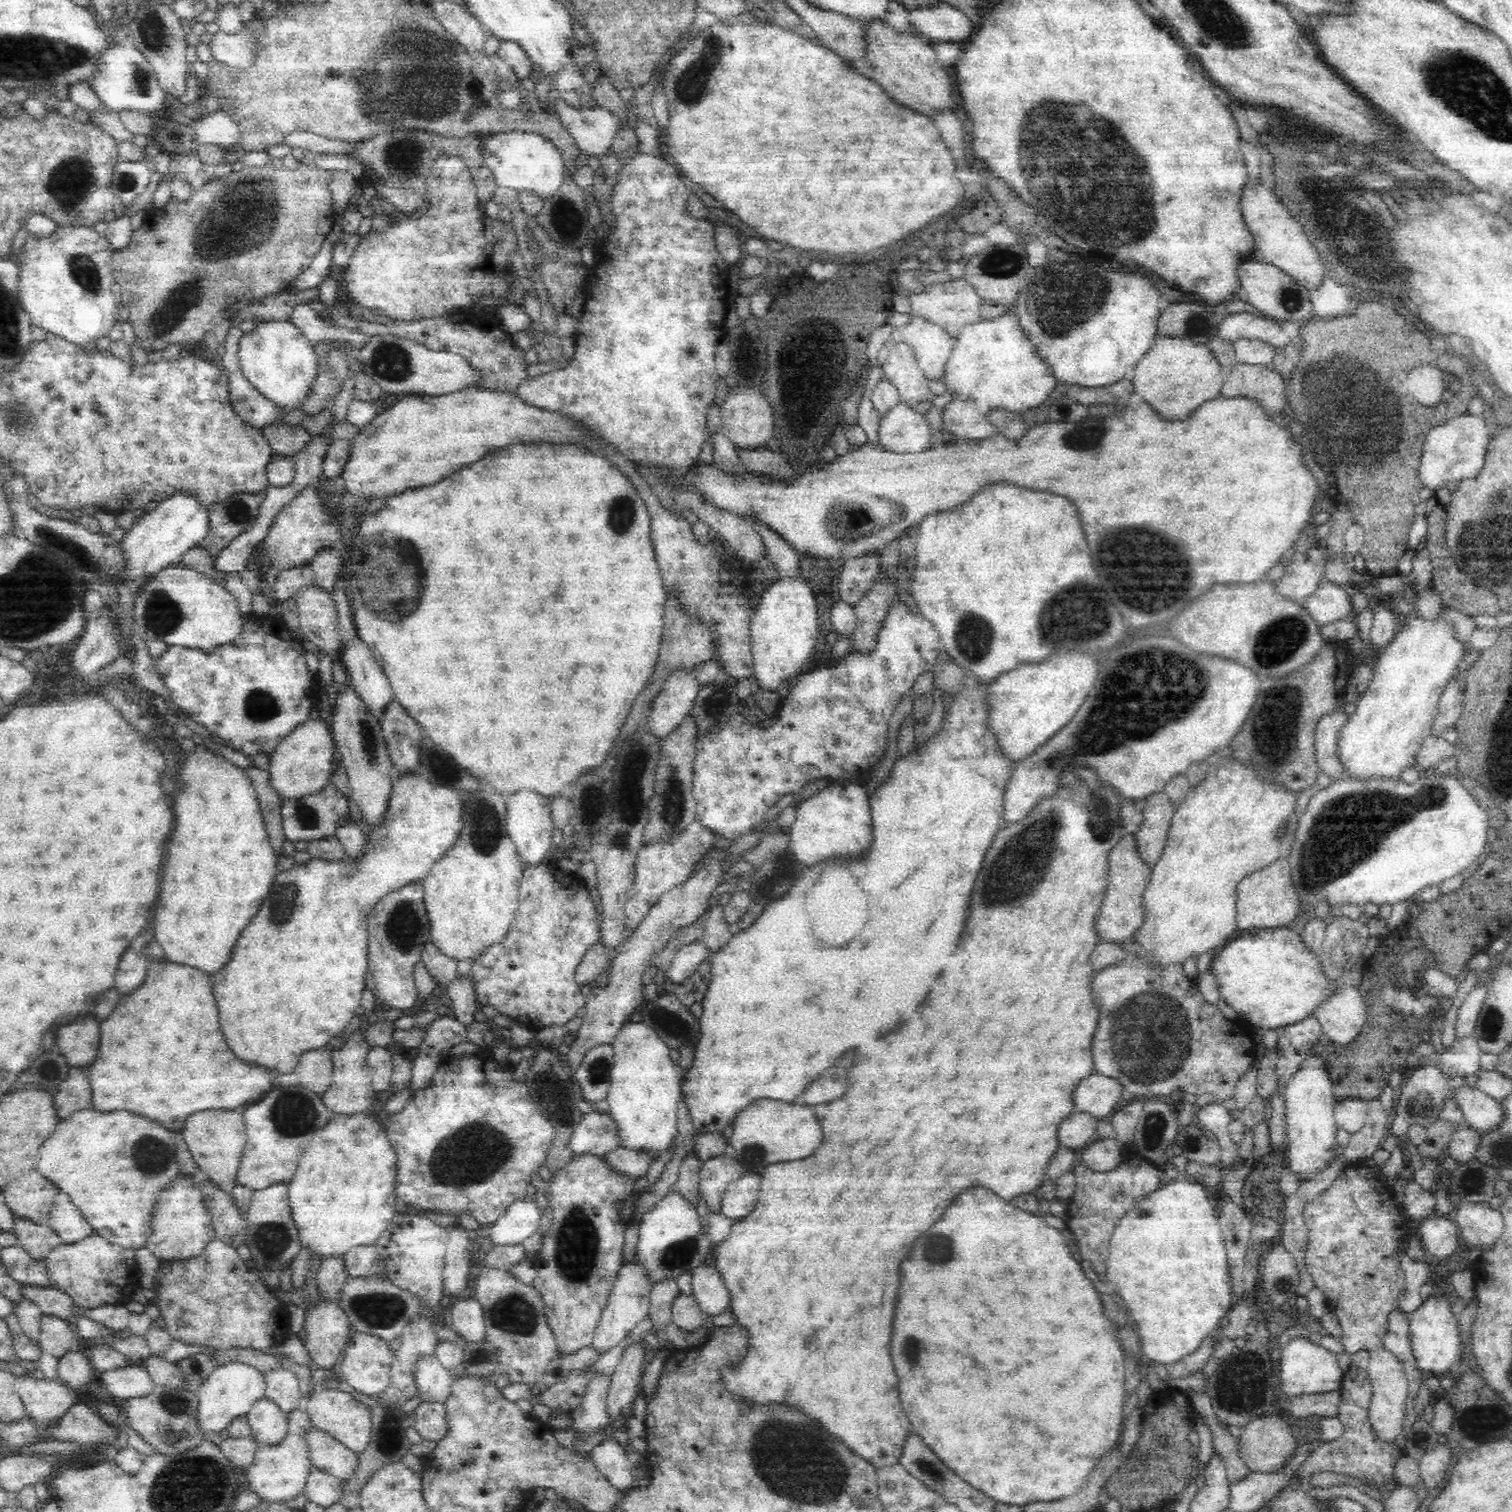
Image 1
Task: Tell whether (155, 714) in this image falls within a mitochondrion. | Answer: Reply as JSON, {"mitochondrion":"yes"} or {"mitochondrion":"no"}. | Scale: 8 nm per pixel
{"mitochondrion":"no"}

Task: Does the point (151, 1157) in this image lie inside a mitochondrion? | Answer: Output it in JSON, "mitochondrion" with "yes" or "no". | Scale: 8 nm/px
{"mitochondrion":"yes"}

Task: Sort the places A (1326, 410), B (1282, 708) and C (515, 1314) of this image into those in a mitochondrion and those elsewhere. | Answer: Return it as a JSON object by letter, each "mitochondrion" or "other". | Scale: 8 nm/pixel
{"A":"mitochondrion","B":"mitochondrion","C":"mitochondrion"}

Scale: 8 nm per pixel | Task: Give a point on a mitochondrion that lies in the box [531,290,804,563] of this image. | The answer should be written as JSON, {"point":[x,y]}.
{"point":[621,516]}

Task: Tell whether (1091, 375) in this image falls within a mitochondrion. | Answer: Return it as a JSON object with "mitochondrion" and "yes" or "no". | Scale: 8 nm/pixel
{"mitochondrion":"no"}

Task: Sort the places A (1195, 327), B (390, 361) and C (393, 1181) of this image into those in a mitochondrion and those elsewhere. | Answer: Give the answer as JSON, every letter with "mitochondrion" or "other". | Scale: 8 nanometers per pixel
{"A":"other","B":"mitochondrion","C":"other"}

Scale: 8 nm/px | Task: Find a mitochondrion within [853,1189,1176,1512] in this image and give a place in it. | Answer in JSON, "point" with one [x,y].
{"point":[928,1467]}

